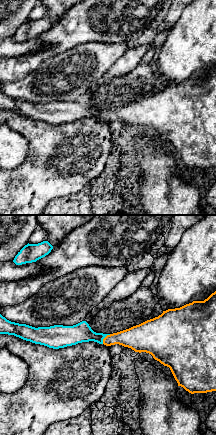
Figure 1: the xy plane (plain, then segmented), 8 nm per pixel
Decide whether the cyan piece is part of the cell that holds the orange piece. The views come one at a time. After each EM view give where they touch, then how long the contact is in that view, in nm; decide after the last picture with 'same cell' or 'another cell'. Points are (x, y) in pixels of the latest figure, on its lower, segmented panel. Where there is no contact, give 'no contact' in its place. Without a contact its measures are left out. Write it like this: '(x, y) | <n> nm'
(104, 338) | 100 nm

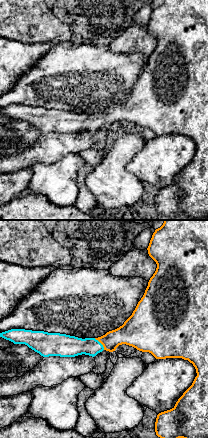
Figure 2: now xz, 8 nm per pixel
(100, 342) | 130 nm

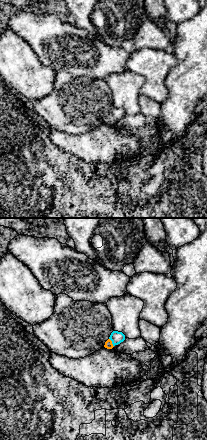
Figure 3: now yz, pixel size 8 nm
(111, 342) | 80 nm

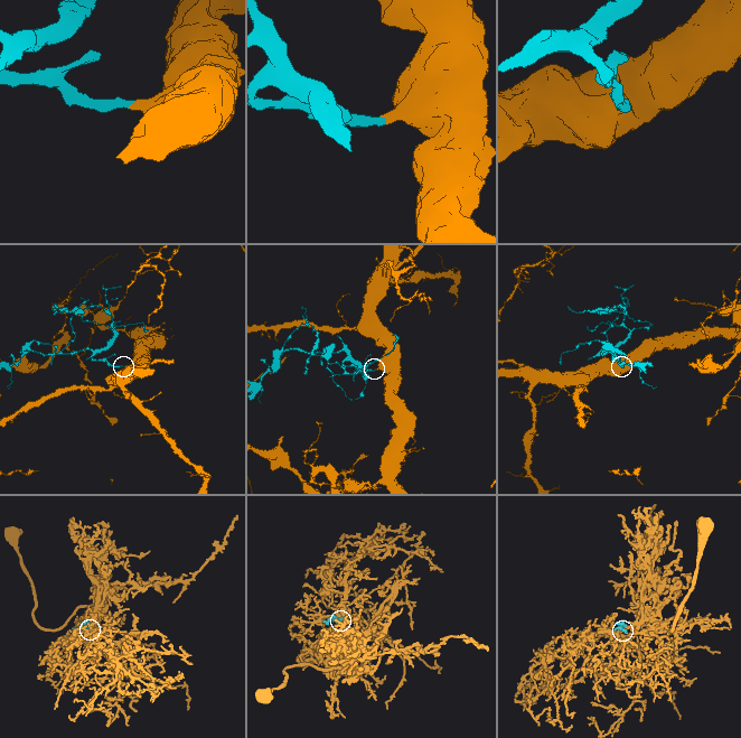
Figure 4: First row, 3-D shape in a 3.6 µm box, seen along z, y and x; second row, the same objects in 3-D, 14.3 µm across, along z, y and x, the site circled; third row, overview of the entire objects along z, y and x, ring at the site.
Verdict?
same cell

